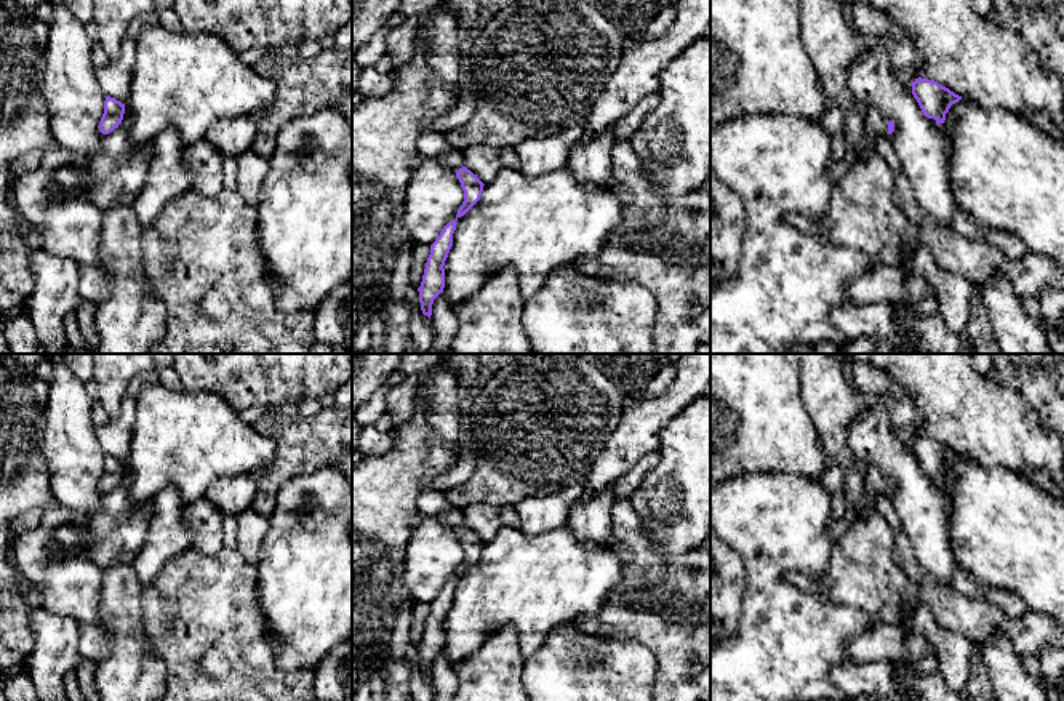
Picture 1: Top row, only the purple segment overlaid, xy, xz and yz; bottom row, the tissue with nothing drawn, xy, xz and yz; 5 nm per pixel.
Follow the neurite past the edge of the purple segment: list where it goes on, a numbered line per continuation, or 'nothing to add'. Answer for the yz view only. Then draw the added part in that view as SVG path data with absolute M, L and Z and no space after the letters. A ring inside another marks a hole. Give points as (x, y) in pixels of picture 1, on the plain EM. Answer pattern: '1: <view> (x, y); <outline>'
1: yz (876, 482); M869 464L864 479L866 479L866 496L870 504L874 504L880 495L890 493L886 477L877 466Z

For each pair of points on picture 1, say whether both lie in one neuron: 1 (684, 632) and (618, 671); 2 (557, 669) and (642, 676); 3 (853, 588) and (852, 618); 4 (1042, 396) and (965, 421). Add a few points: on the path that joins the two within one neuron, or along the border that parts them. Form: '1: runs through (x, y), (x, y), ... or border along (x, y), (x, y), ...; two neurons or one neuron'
1: border along (616, 639), (639, 640), (652, 652), (655, 684); two neurons
2: runs through (578, 676), (621, 676); one neuron
3: border along (820, 586), (871, 620); two neurons
4: border along (992, 380), (1012, 389), (1036, 413), (1047, 431); two neurons

